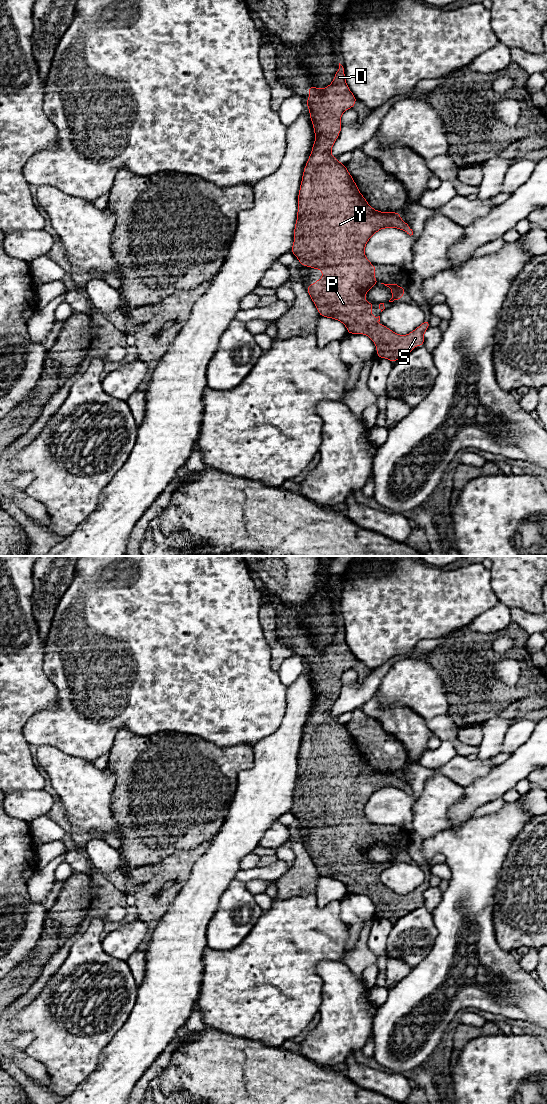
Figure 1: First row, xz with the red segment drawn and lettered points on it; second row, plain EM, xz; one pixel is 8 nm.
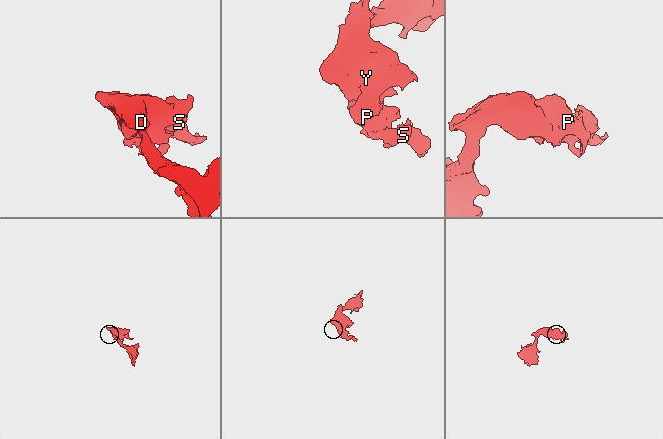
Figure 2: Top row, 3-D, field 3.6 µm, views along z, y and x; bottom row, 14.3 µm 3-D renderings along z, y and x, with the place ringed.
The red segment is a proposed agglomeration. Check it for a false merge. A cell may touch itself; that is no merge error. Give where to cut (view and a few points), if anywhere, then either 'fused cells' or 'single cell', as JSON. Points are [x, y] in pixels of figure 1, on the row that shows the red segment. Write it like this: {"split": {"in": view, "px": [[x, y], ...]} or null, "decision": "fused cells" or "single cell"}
{"split": null, "decision": "single cell"}

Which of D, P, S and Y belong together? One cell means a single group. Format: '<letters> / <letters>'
D P S Y

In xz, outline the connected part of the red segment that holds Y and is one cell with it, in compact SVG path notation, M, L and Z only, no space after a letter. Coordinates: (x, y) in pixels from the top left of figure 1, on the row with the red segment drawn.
M339 63L339 68L329 86L318 89L310 85L307 93L310 94L310 97L306 100L306 106L310 110L309 115L313 124L315 142L303 171L298 194L297 220L293 237L294 243L290 252L297 257L301 266L320 269L323 273L322 278L318 279L312 285L306 286L306 290L310 294L320 316L342 322L347 327L348 334L367 335L376 345L377 357L386 358L394 363L409 354L414 347L424 345L424 332L430 327L430 323L426 319L411 333L399 335L382 324L380 322L380 316L375 318L371 314L374 303L368 303L365 300L365 295L369 289L380 282L374 277L377 268L365 256L365 246L377 231L384 228L401 229L410 236L413 235L413 231L400 218L399 212L380 212L373 209L359 192L345 164L340 163L337 157L331 155L332 147L339 137L342 128L341 116L347 109L353 108L357 101L346 84L343 66Z

